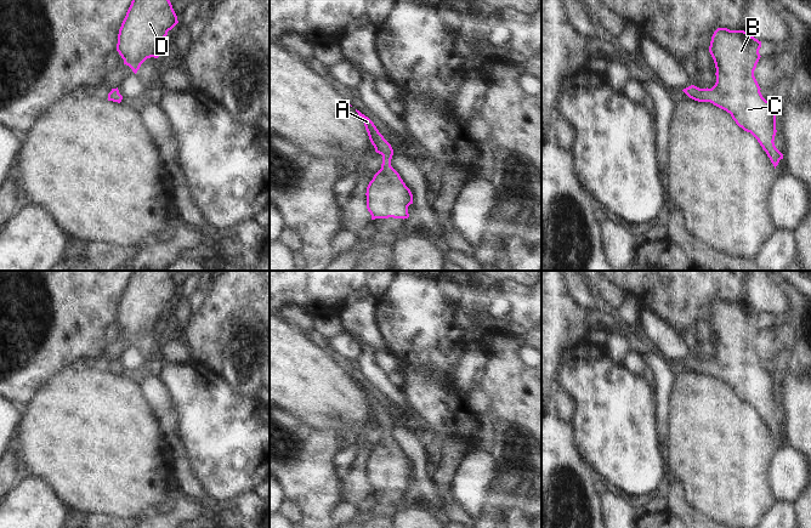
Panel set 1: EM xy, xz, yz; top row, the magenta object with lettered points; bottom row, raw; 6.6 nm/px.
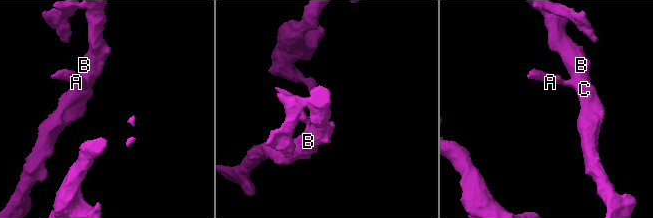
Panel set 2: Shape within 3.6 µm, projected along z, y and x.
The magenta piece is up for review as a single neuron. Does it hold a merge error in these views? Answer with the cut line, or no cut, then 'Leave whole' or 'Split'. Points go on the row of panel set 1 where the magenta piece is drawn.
No split. Leave whole

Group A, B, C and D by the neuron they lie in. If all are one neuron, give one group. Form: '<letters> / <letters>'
A B C D

